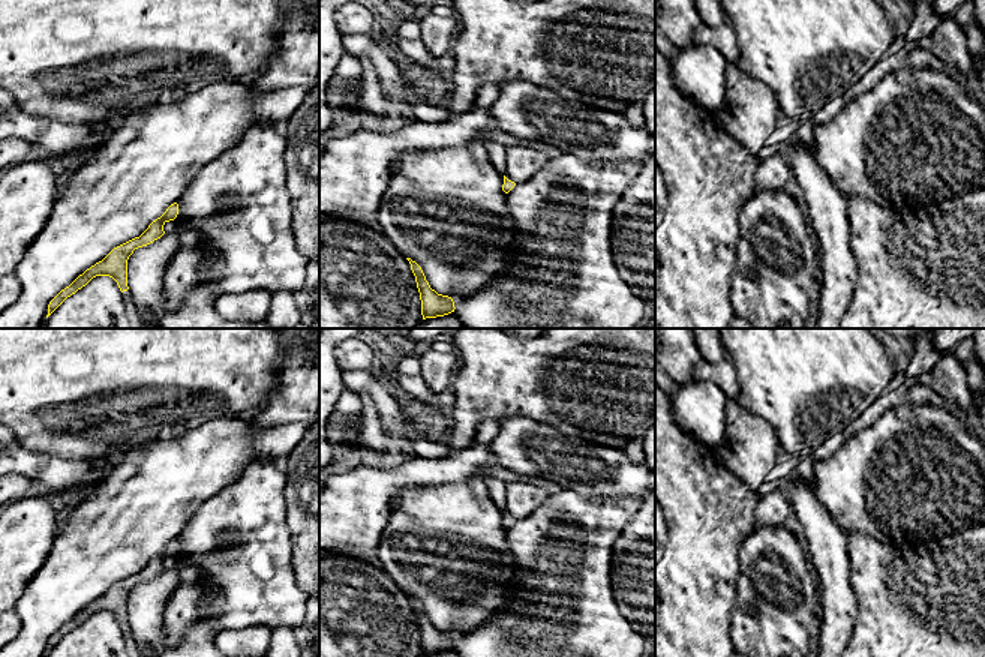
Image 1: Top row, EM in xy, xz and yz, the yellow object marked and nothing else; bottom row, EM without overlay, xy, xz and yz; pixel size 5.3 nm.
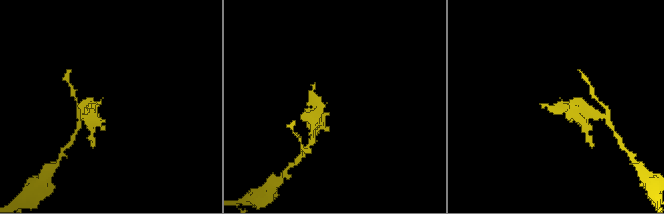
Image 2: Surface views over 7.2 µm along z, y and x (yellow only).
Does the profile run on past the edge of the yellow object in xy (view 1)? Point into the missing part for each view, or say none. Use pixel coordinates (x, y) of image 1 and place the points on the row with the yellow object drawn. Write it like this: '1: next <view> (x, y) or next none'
1: next none

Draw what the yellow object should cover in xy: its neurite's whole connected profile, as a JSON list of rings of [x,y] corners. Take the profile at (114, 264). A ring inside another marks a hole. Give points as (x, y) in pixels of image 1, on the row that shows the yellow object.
[[[171,204],[166,212],[153,220],[148,228],[139,236],[135,237],[117,248],[114,248],[102,261],[96,262],[79,274],[69,286],[61,290],[48,304],[46,318],[72,294],[85,286],[96,276],[109,276],[112,278],[120,291],[127,291],[127,260],[135,249],[147,246],[154,240],[160,238],[165,231],[163,225],[169,220],[174,220],[178,214],[178,204]]]

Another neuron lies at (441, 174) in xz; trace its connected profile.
[[[472,141],[460,147],[403,154],[391,166],[387,194],[394,198],[394,204],[399,201],[432,200],[508,216],[507,194],[502,190],[502,184],[504,174],[493,168],[483,141]]]

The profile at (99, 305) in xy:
[[[96,276],[67,297],[43,328],[129,328],[123,296],[109,276]]]

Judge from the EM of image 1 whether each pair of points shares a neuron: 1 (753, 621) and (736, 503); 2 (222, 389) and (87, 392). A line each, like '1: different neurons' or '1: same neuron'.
1: different neurons
2: same neuron

